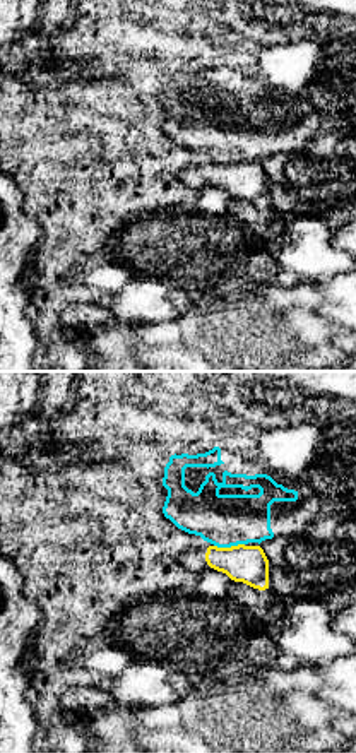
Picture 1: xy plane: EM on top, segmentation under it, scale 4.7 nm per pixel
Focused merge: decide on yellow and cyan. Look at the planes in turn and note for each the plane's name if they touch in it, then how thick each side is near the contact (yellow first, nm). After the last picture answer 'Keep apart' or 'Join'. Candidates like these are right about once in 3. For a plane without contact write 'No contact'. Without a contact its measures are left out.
Touches yellow in xy. Thickness 180 nm (yellow) against 240 nm

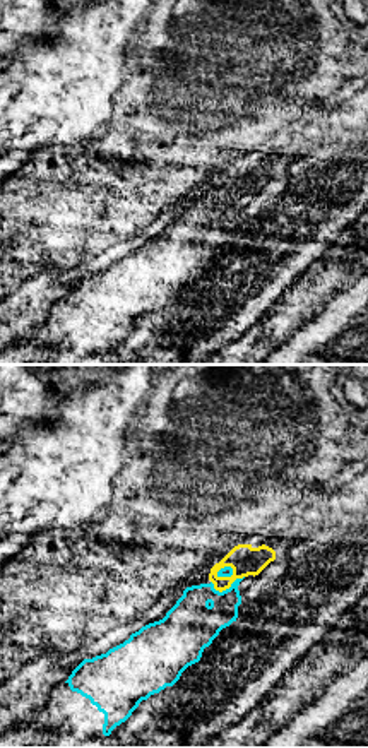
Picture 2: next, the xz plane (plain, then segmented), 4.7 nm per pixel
Touches yellow in xz. Thickness 140 nm (yellow) against 240 nm

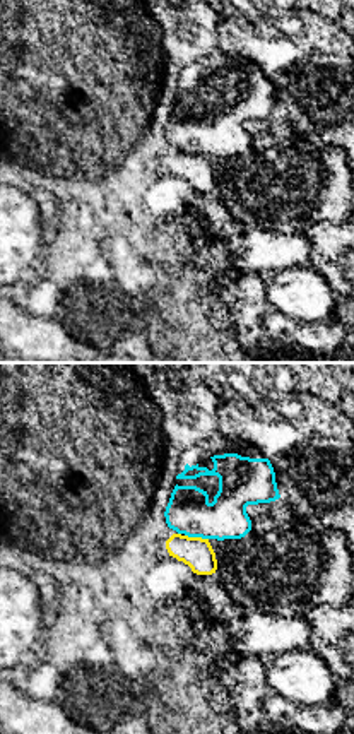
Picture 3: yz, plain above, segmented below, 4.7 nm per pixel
Touches yellow in yz. Thickness 150 nm (yellow) against 220 nm

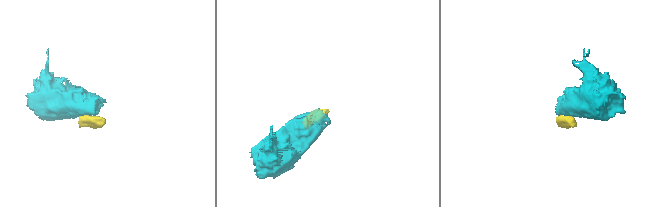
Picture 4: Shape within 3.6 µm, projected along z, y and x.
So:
Keep apart

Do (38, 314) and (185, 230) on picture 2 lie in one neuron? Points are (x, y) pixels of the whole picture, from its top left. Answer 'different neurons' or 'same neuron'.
different neurons

